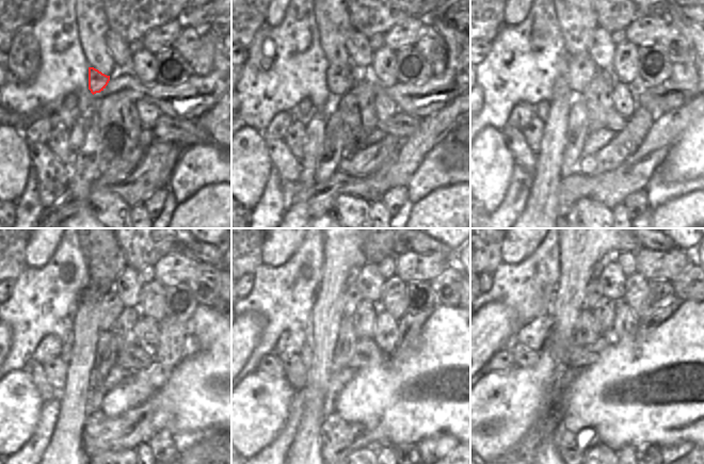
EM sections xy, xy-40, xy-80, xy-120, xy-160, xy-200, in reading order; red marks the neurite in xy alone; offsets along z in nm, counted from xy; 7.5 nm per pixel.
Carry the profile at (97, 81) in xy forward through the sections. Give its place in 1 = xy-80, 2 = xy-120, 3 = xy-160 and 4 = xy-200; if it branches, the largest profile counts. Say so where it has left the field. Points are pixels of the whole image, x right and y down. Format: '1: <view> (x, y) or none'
1: xy-80 (581, 70)
2: xy-120 (110, 306)
3: xy-160 (352, 297)
4: xy-200 (593, 291)

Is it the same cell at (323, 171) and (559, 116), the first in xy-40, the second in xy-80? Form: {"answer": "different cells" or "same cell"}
{"answer": "different cells"}

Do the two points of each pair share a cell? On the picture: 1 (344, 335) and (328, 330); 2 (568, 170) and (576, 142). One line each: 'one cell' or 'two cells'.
1: two cells
2: one cell

